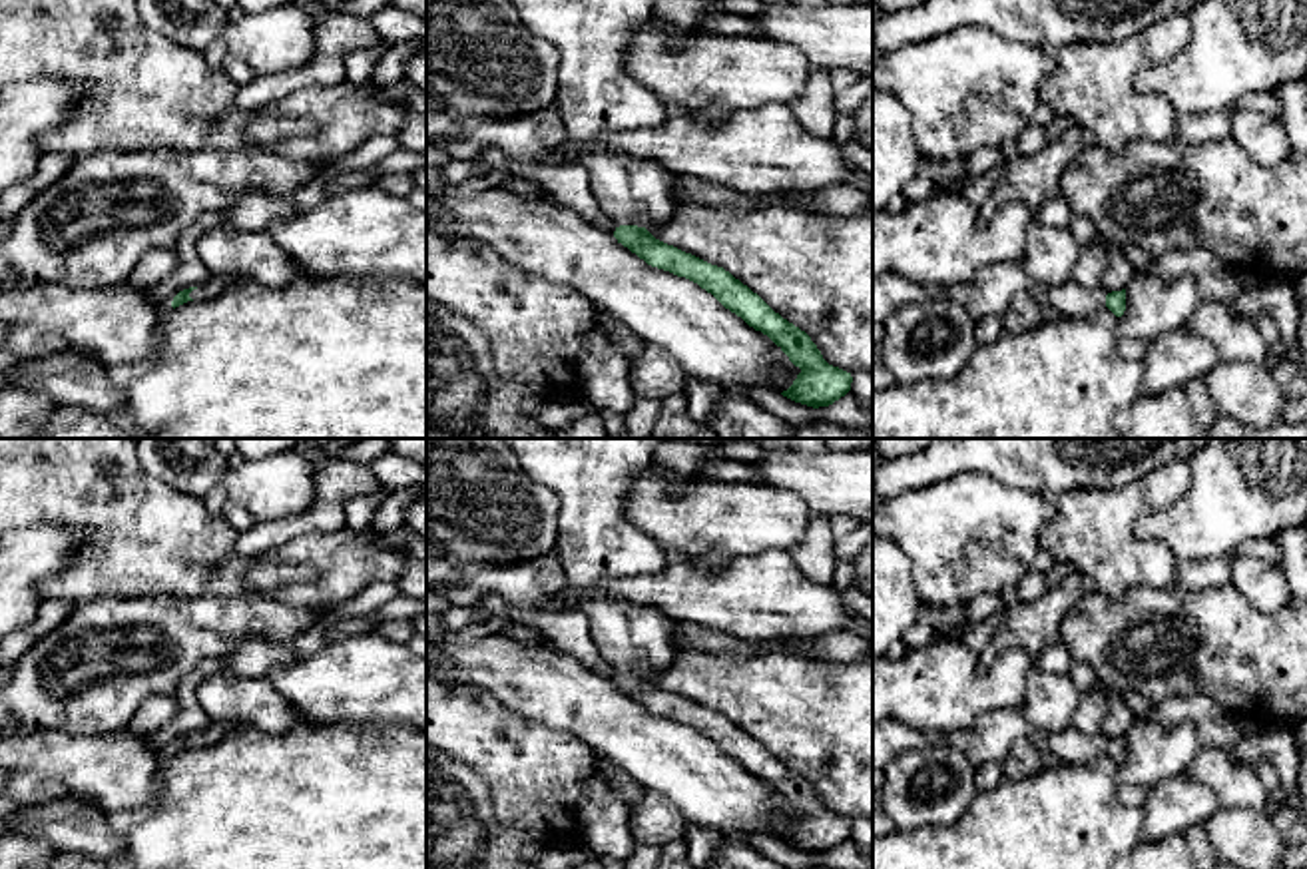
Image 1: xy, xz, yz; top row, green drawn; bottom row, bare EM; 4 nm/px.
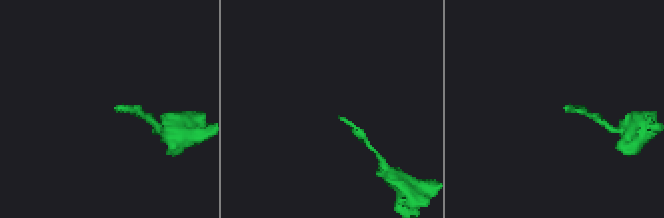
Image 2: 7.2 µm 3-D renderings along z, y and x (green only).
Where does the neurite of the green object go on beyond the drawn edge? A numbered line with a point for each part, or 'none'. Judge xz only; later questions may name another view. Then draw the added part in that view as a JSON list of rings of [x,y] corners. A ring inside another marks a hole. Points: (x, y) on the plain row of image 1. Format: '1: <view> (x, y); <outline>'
1: xz (632, 638); [[[586,598],[578,610],[590,620],[600,656],[618,674],[655,676],[673,664],[673,622],[657,610],[606,598]]]

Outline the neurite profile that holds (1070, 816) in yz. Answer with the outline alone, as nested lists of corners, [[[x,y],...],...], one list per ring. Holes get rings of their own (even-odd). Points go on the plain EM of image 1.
[[[1104,753],[1092,765],[1042,767],[1030,777],[1002,781],[978,791],[952,825],[926,825],[873,837],[873,869],[1112,869],[1112,863],[1142,841],[1146,813],[1118,797],[1118,763]]]

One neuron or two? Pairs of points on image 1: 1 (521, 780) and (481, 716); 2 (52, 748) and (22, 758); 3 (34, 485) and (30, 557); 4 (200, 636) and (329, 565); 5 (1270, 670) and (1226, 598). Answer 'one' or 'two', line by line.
1: one
2: one
3: two
4: two
5: one

